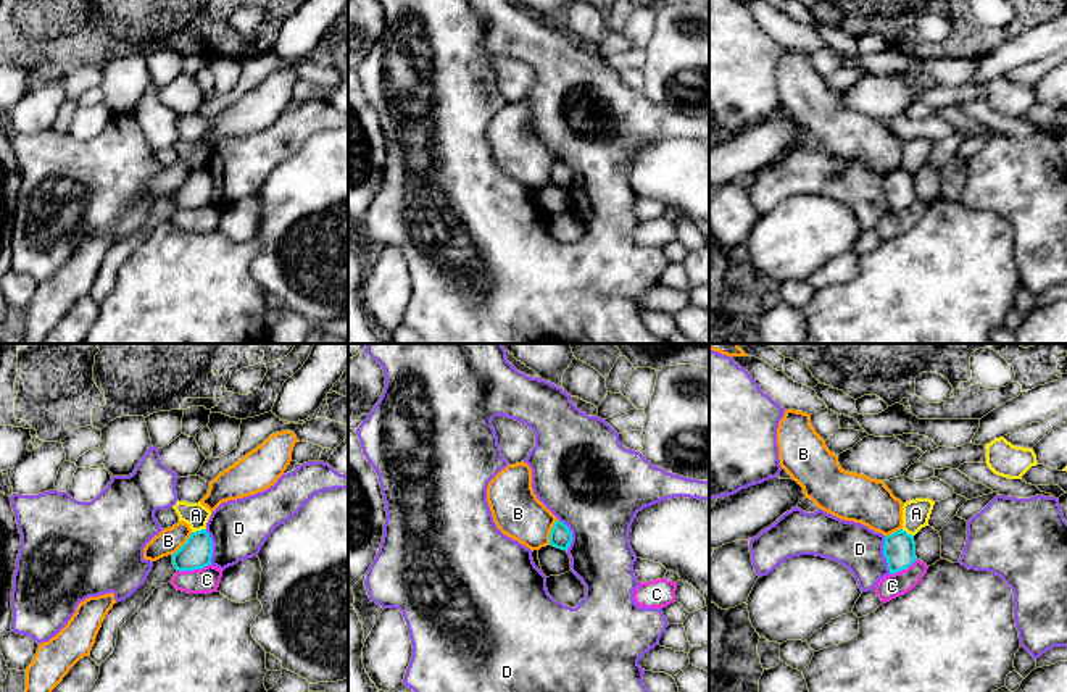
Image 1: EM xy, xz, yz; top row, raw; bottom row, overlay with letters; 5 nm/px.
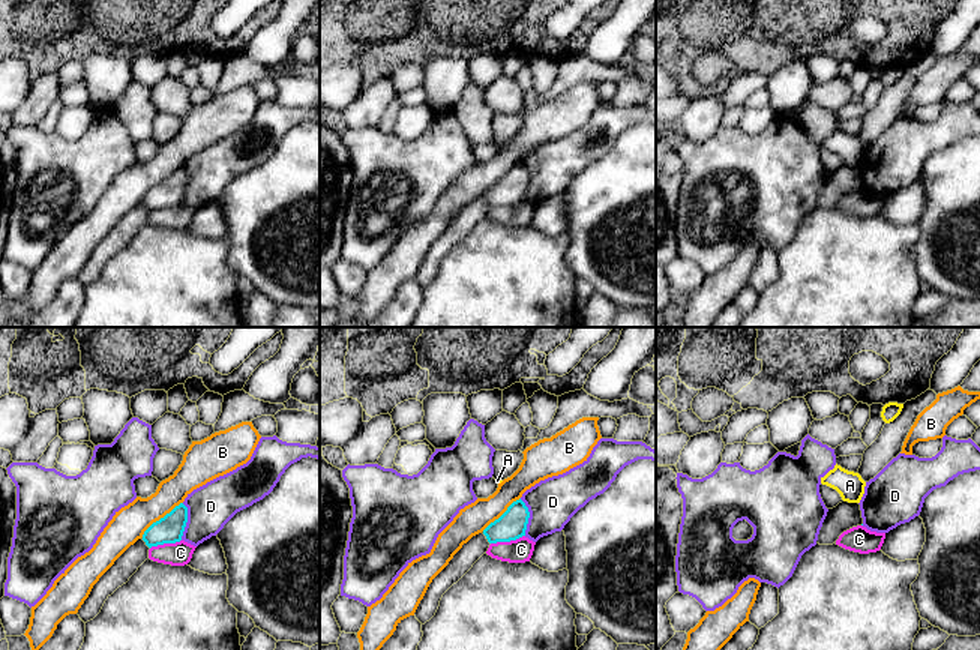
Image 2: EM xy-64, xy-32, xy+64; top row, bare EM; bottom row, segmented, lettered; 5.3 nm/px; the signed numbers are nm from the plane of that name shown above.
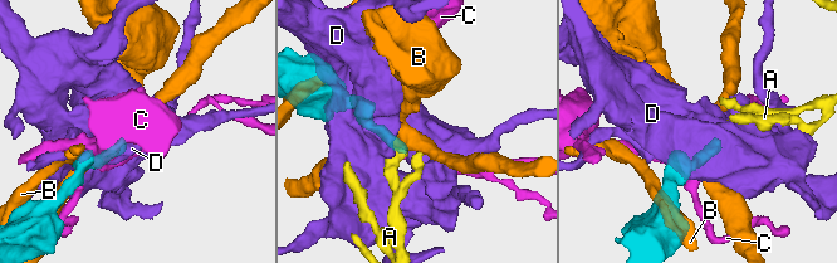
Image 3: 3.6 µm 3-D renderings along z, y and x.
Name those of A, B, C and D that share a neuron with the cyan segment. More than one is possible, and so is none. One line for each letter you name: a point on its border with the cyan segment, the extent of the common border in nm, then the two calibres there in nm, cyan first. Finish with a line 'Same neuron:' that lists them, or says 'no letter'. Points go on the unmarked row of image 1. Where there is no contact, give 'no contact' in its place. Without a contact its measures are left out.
Same neuron: no letter

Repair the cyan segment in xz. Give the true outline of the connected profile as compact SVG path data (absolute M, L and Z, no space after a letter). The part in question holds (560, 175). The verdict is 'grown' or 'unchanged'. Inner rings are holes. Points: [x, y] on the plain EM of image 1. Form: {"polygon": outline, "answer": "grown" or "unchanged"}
{"polygon": "M558 158L550 171L550 184L567 190L571 181L572 181L571 168Z", "answer": "unchanged"}

